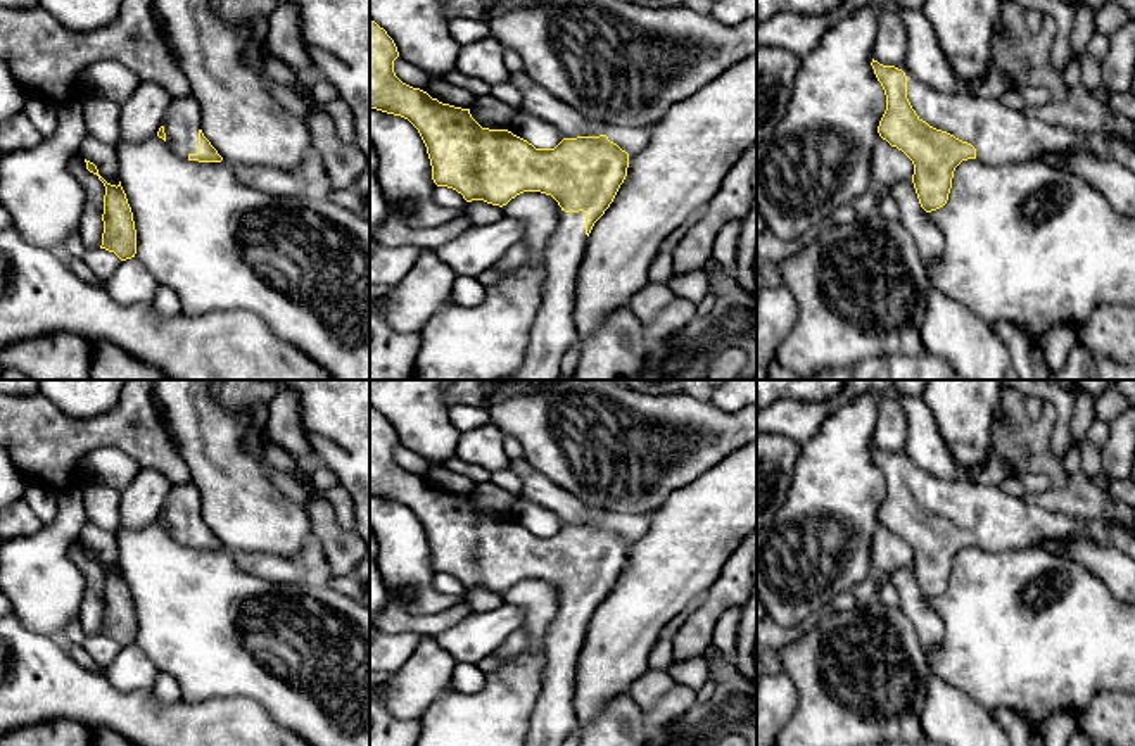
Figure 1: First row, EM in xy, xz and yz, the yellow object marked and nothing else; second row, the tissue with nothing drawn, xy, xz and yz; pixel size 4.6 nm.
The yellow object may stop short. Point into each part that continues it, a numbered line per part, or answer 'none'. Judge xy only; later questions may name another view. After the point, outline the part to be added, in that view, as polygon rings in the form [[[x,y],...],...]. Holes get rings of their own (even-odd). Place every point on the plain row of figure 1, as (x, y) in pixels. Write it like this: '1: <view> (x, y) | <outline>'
1: xy (182, 508) | [[[188,482],[173,485],[162,504],[166,530],[183,546],[199,539],[200,492]]]

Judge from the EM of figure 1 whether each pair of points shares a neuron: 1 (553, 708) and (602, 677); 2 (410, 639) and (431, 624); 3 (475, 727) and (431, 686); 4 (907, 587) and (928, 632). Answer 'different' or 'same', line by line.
1: different
2: different
3: different
4: same

